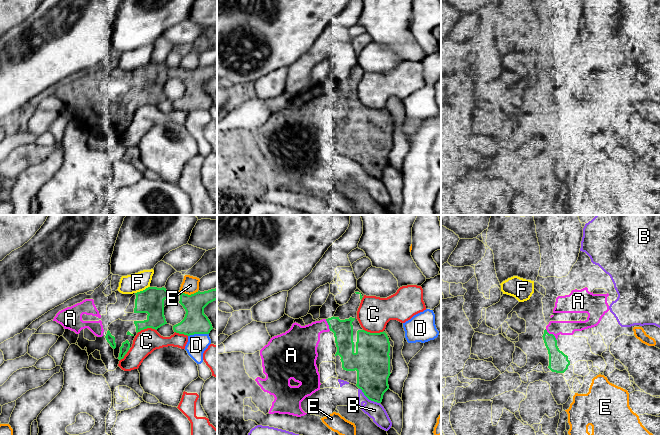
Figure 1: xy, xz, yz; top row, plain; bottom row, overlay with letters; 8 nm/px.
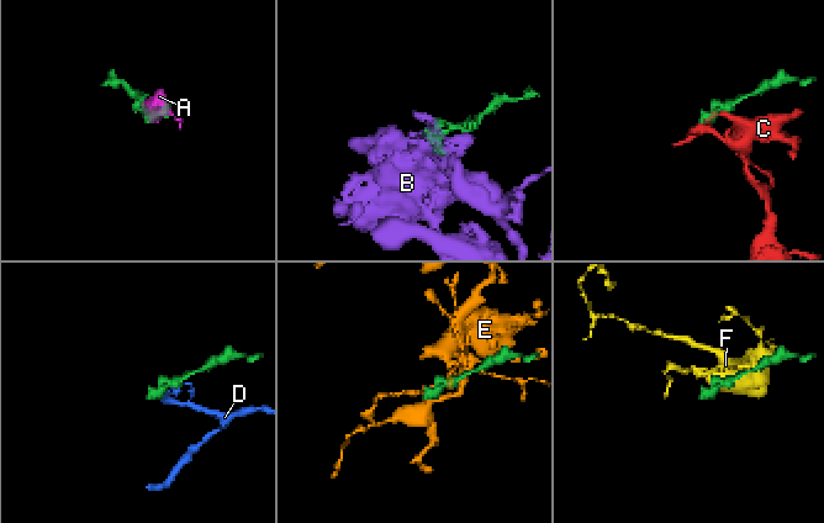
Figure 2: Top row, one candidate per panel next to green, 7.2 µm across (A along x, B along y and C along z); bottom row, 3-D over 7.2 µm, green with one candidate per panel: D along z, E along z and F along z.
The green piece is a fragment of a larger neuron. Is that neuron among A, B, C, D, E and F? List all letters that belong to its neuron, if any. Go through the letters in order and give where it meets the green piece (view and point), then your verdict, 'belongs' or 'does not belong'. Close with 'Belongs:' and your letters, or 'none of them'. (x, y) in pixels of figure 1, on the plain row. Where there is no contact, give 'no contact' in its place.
A: meets green in yz at (552, 110); belongs
B: meets green in xz at (369, 175); does not belong
C: meets green in xz at (373, 109); does not belong
D: meets green in xy at (198, 109); does not belong
E: meets green in xy at (189, 71); does not belong
F: meets green in xy at (143, 66); does not belong
Belongs: A

